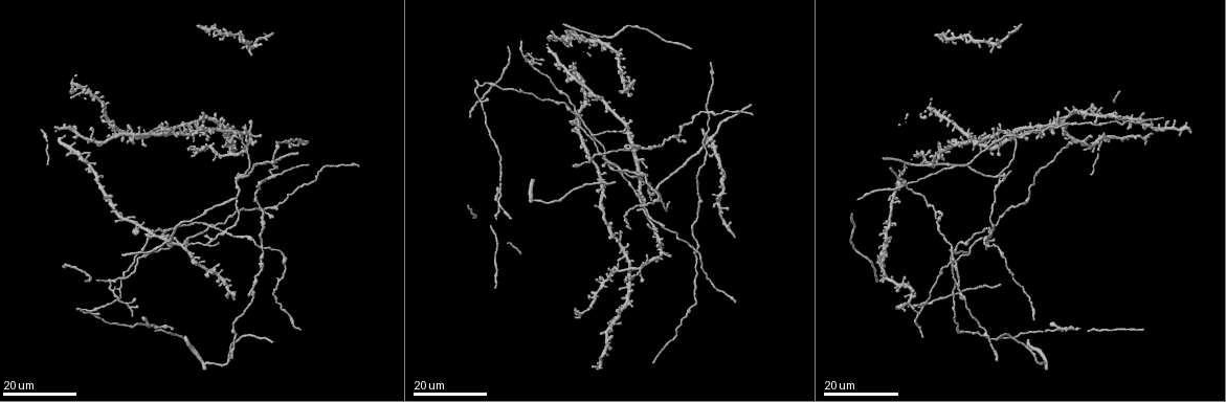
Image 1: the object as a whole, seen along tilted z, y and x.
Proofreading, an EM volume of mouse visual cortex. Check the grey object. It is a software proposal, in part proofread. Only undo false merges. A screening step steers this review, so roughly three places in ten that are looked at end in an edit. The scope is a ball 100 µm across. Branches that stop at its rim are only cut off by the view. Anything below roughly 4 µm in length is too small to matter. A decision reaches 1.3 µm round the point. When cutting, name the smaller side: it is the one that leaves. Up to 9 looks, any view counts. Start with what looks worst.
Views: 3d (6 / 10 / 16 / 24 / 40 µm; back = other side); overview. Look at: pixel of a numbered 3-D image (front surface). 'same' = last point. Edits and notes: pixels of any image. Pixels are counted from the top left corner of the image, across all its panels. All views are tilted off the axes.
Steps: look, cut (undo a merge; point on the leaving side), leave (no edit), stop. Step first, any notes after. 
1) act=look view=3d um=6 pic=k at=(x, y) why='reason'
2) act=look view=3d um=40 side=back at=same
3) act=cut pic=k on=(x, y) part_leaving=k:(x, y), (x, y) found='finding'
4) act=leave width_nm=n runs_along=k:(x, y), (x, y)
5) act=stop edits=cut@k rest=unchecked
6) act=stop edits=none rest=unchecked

act=look view=3d um=16 pic=1 at=(622, 169) why='four arms meet'

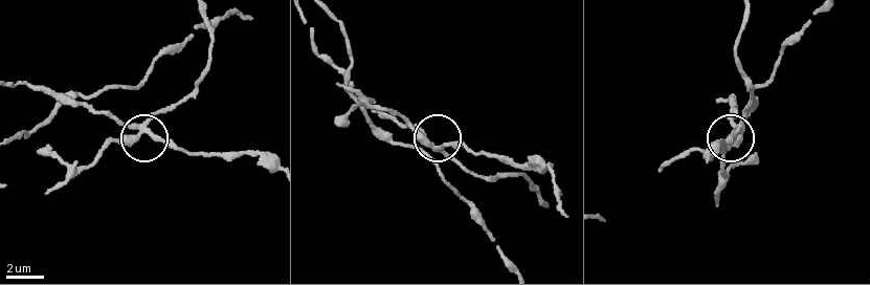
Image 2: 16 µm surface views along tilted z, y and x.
act=look view=3d um=10 pic=2 at=(145, 131) why='closer look'

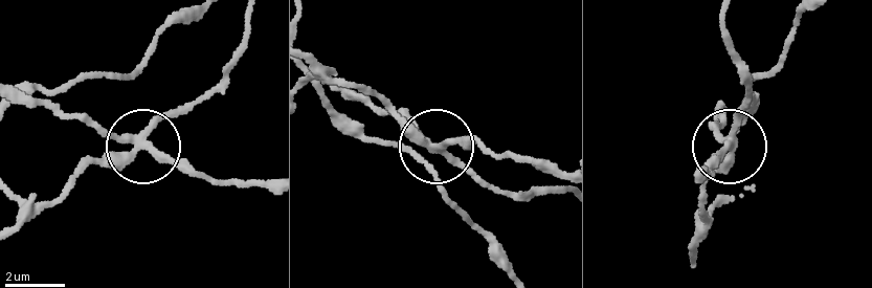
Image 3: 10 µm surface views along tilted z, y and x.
act=cut pic=3 on=(109, 167) arms=4 part_leaving=3:(141, 137), (217, 89), (247, 19) found='two neurons meet here'

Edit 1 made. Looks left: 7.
act=look view=3d um=16 pic=1 at=(210, 225) why='four-way junction'

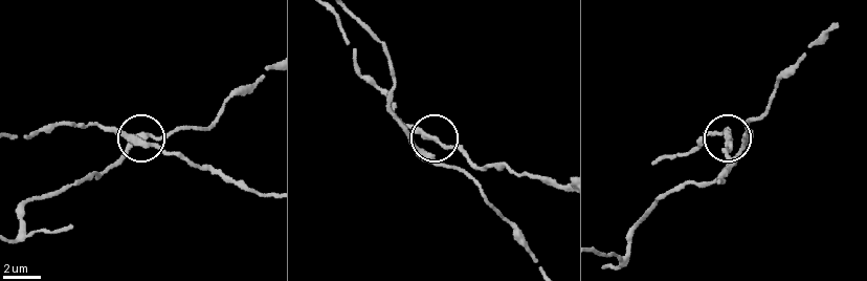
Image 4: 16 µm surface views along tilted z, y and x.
act=look view=3d um=10 pic=4 at=(423, 135) why='zoom in'

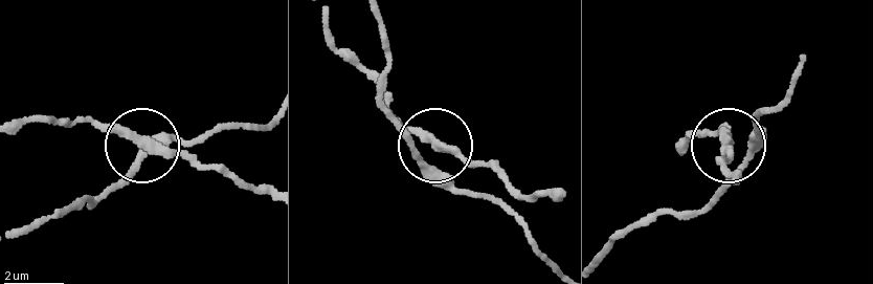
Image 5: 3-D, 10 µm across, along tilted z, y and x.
act=look view=3d um=10 side=back pic=5 at=(145, 142) why='other side'

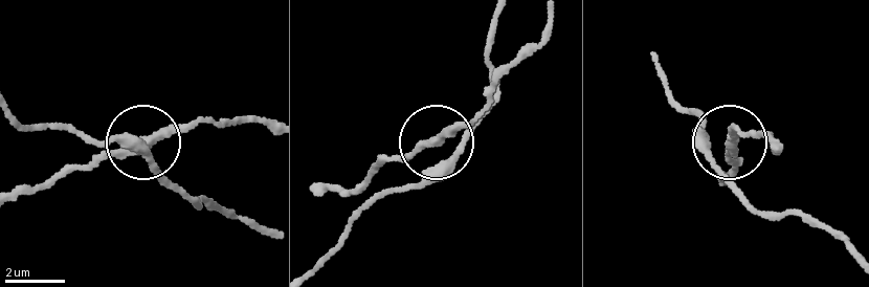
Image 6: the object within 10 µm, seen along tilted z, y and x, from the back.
act=leave width_nm=270 found='one neuron here'

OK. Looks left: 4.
act=look view=3d um=16 pic=1 at=(525, 60) why='small branch off a trunk'

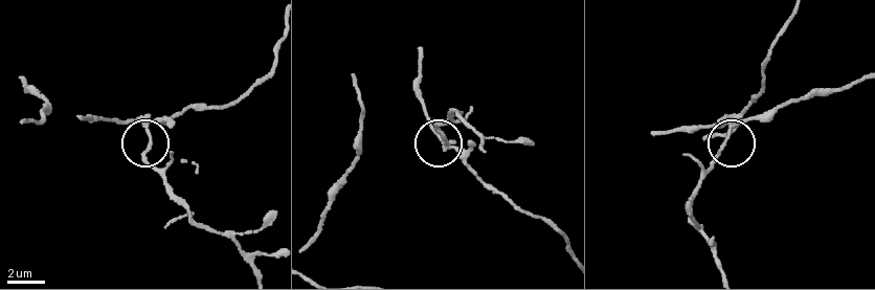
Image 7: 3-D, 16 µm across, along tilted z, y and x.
act=look view=3d um=6 pic=7 at=(146, 126) why='zoom in'

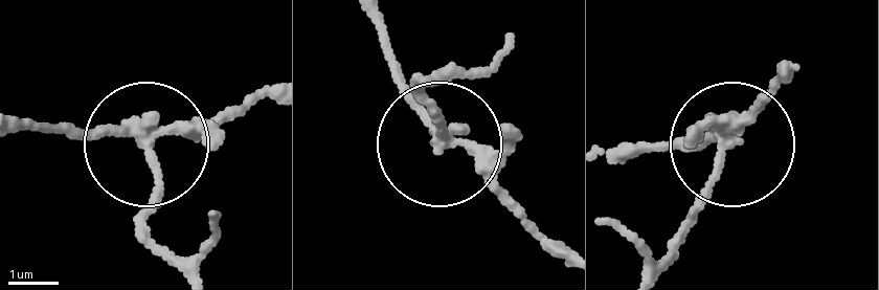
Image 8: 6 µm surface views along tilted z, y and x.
act=cut pic=8 on=(152, 206) part_leaving=8:(138, 135), (159, 192), (149, 238), (179, 273) found='a second neuron is stuck on'

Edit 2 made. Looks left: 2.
act=look view=3d um=16 pic=1 at=(708, 113) why='four arms meet'

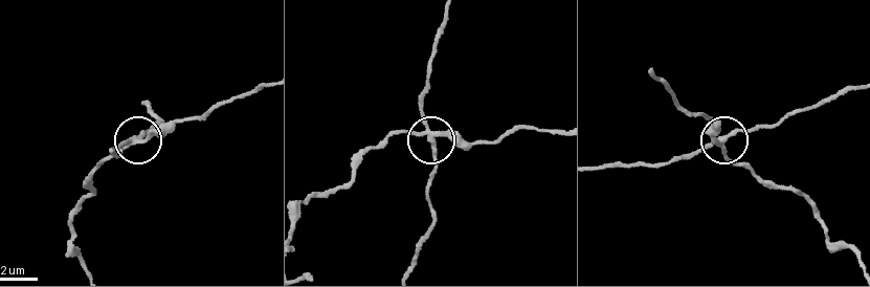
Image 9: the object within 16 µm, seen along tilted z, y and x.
act=look view=3d um=10 pic=9 at=(421, 132)

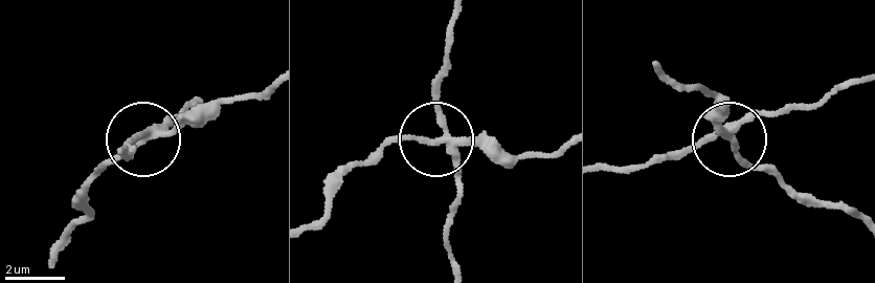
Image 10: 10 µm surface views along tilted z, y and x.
act=cut pic=10 on=(192, 114) arms=4 part_leaving=10:(154, 136), (98, 166), (85, 216), (65, 242) found='two neurons meet here'

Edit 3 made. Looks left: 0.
act=stop edits=cut@3,cut@8,cut@10 rest=unchecked

